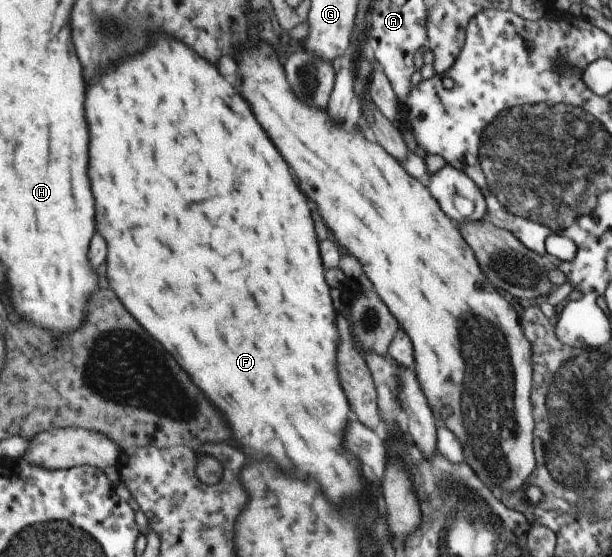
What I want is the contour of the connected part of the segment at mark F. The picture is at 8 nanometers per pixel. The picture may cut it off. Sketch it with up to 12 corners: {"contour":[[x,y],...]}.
{"contour":[[176,37],[88,83],[132,315],[360,497],[312,215]]}

